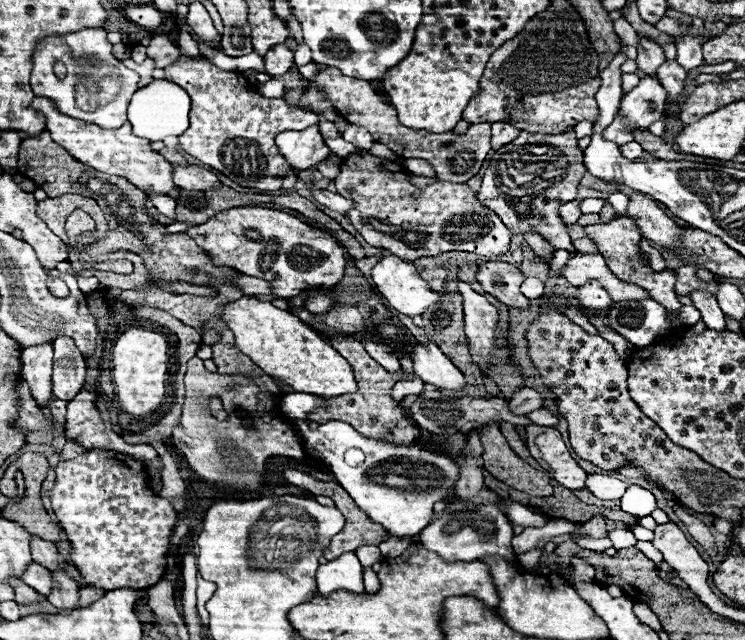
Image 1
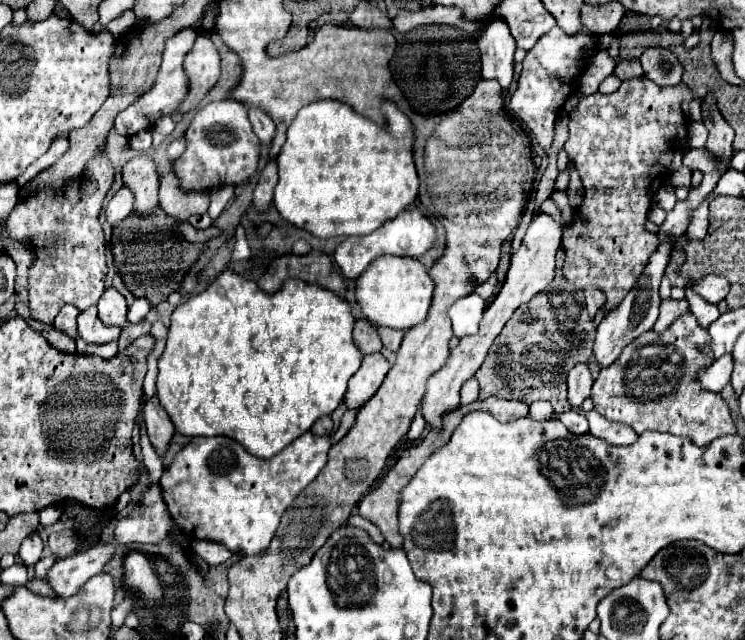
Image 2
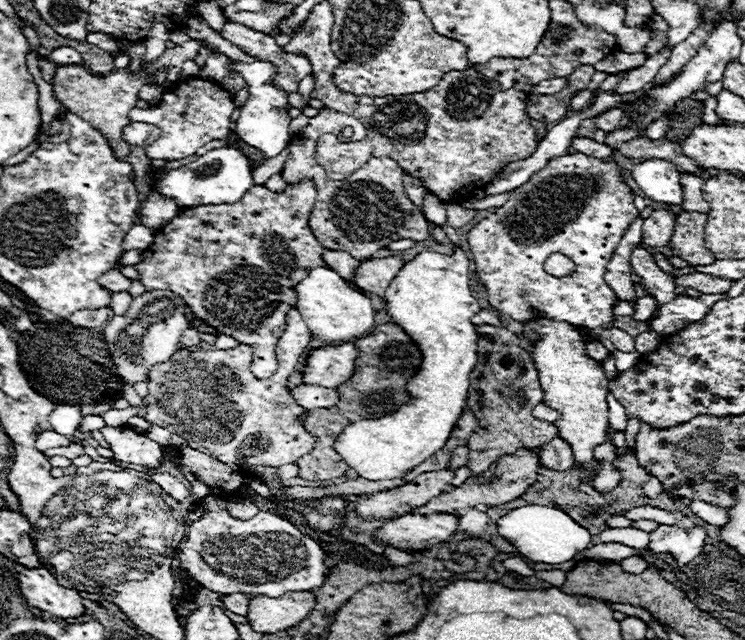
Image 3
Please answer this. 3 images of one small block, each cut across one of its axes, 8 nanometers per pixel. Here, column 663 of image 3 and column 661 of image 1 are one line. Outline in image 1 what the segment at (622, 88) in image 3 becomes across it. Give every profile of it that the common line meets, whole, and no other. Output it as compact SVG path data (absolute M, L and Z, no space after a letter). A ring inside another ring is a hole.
M640 36L640 40L642 40L642 44L638 48L638 58L636 58L638 70L642 74L646 74L646 76L656 76L656 70L666 62L664 50L656 42L652 42L648 38Z

